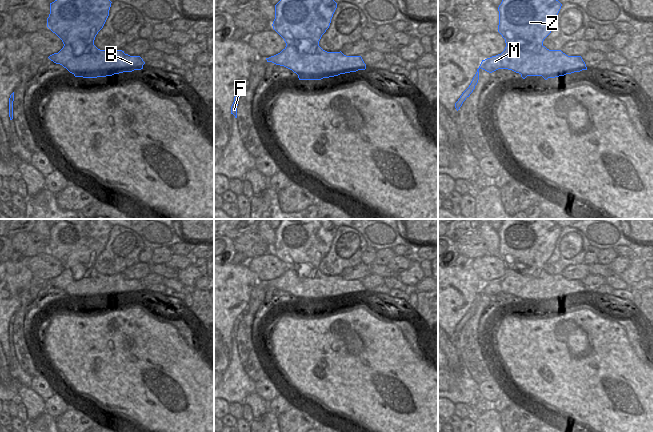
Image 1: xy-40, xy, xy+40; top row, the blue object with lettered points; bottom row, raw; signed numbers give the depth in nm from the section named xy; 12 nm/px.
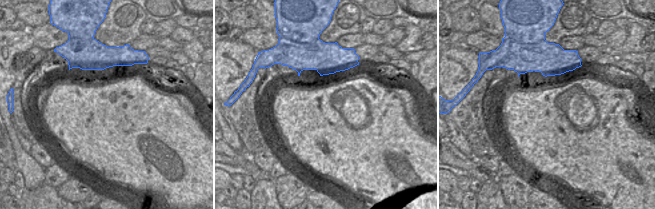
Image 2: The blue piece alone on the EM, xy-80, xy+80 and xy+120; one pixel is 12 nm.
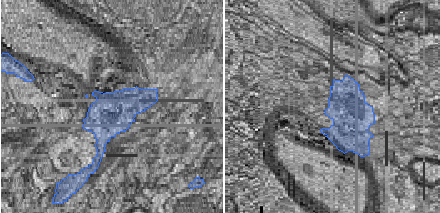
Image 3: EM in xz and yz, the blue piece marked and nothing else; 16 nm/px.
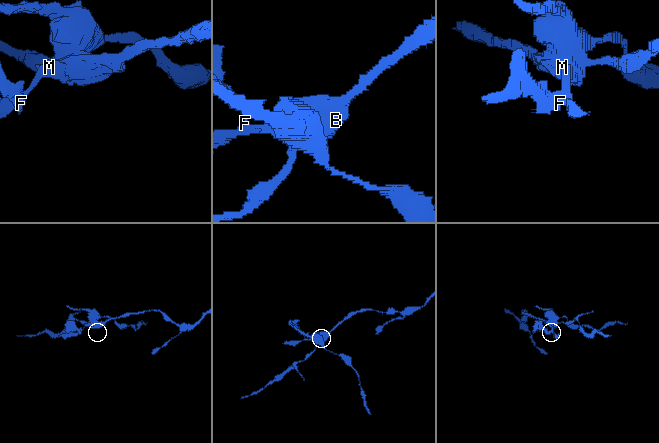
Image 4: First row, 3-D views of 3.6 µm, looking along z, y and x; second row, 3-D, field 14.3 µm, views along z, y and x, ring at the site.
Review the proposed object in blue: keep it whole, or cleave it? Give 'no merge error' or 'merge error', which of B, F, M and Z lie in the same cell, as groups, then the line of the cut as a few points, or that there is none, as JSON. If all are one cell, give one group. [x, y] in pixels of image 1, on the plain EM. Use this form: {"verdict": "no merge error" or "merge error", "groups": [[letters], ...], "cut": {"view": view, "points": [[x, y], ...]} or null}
{"verdict": "merge error", "groups": [["B", "F", "M"], ["Z"]], "cut": {"view": "xy", "points": [[318, 268], [310, 276], [300, 276], [297, 272], [286, 269]]}}

